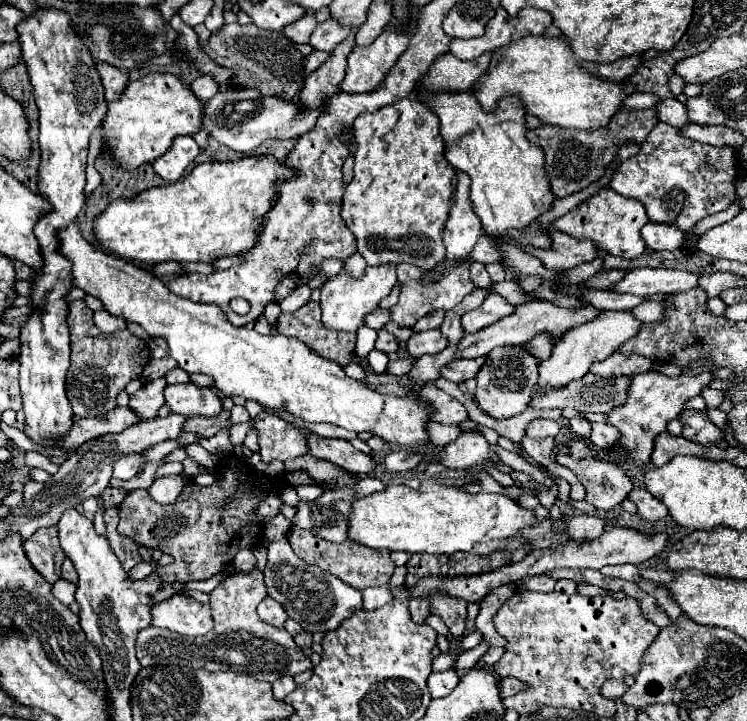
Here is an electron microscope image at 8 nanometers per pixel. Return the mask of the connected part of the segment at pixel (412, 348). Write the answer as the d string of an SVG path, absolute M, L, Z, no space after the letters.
M435 328L435 330L427 330L427 332L419 332L419 334L413 334L409 340L407 340L407 352L413 356L413 358L419 358L423 354L437 354L441 350L447 348L447 338L443 338L441 330Z

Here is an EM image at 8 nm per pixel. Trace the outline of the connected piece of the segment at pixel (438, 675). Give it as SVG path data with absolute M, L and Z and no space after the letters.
M445 670L445 672L433 672L427 678L427 686L433 698L441 698L447 696L449 692L453 692L453 688L459 684L459 672L457 670Z

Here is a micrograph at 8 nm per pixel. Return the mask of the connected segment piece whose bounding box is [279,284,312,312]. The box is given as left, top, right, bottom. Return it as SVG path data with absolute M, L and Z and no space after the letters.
M301 285L294 293L279 302L281 310L283 312L295 312L310 300L311 292L312 290L307 285Z

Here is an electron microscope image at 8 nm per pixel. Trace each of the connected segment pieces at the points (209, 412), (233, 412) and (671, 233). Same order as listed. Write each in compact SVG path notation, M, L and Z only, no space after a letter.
M193 382L167 386L165 404L169 404L175 414L181 414L185 418L191 418L191 416L213 418L223 410L221 398L217 396L215 388L209 388L209 386L201 388Z
M236 405L230 410L229 424L245 423L250 420L250 416L244 406Z
M647 222L641 228L641 236L651 250L677 250L685 240L685 234L675 224Z

